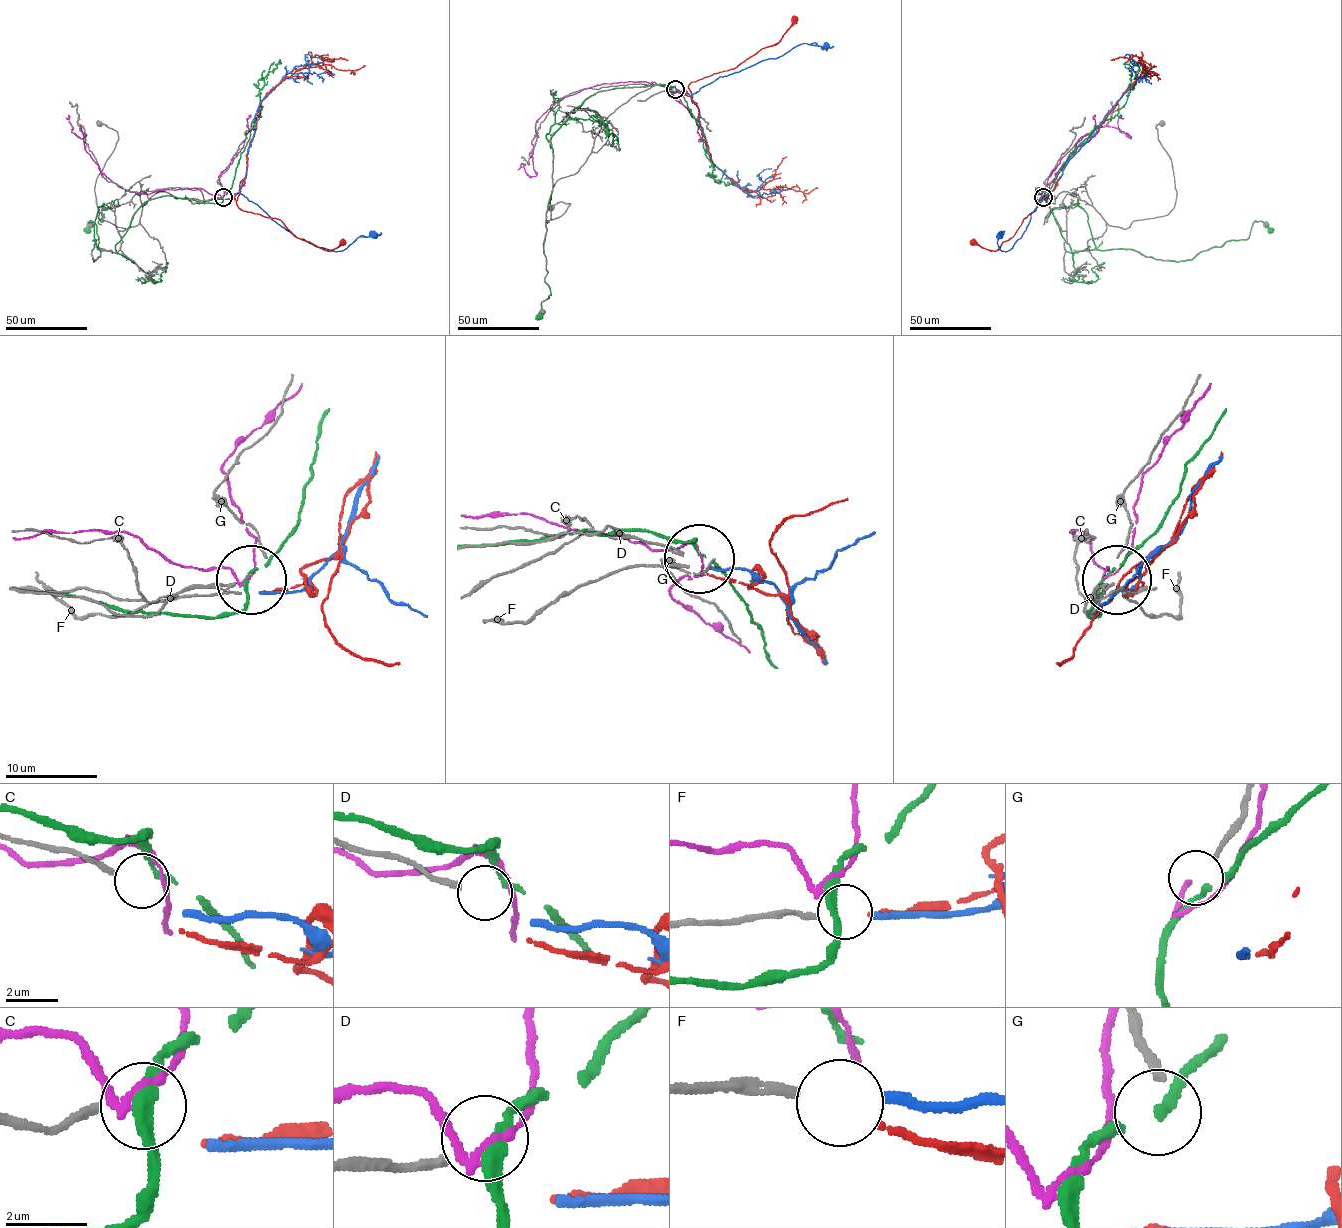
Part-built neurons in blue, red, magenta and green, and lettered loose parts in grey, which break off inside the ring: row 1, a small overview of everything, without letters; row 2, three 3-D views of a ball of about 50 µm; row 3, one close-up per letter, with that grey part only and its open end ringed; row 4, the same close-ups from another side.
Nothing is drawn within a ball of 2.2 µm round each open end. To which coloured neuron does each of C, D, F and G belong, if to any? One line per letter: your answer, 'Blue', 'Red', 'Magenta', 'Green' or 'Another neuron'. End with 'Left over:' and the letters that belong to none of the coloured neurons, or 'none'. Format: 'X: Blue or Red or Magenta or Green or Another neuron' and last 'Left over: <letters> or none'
C: Another neuron
D: Another neuron
F: Red
G: Another neuron
Left over: C, D, G

